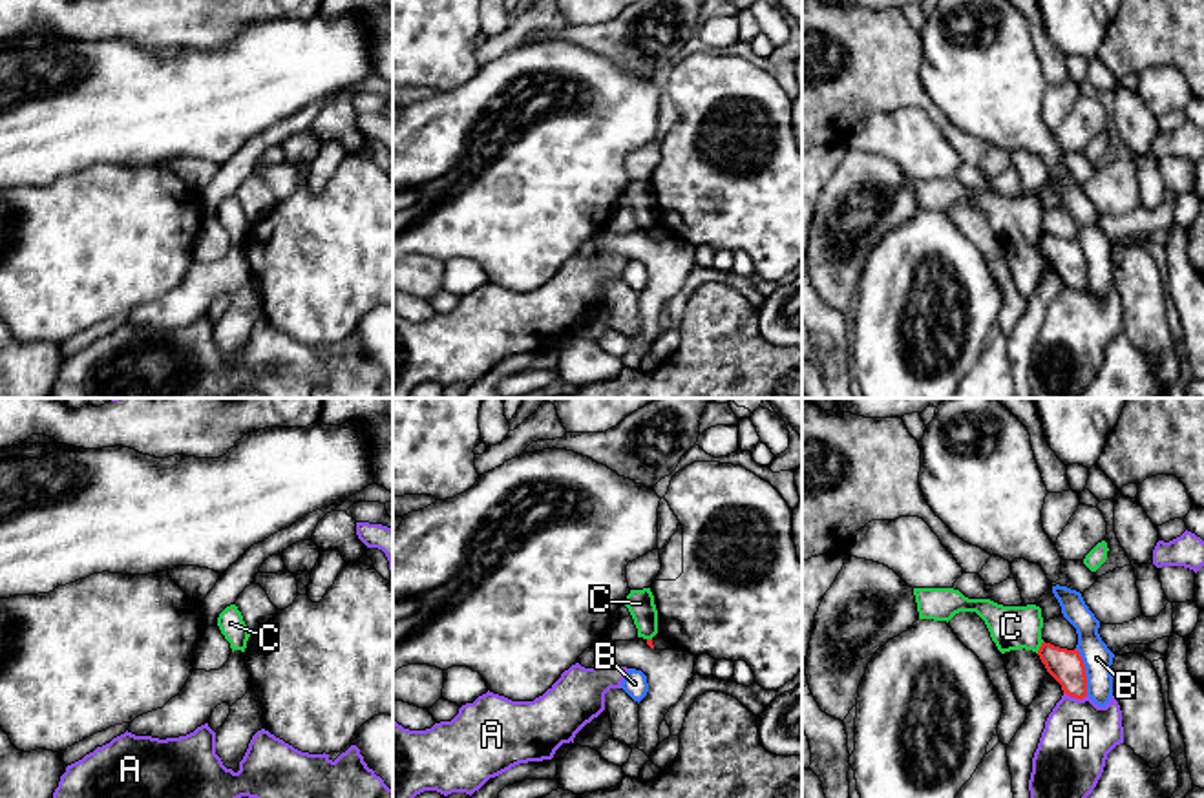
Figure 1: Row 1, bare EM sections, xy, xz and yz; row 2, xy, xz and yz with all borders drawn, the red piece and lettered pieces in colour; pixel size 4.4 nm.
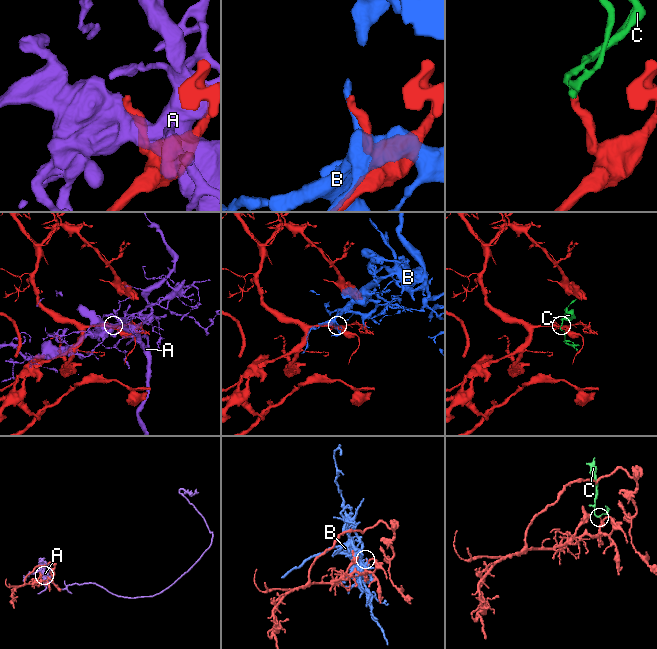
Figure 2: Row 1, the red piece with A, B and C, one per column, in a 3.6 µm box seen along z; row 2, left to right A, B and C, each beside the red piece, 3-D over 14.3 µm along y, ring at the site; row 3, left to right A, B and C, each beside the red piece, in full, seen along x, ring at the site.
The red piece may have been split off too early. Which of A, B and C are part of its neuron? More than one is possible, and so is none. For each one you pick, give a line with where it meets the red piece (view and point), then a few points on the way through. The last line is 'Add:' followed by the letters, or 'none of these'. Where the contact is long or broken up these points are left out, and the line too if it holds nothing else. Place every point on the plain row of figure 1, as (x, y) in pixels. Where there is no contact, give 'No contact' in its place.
Add: none of these

